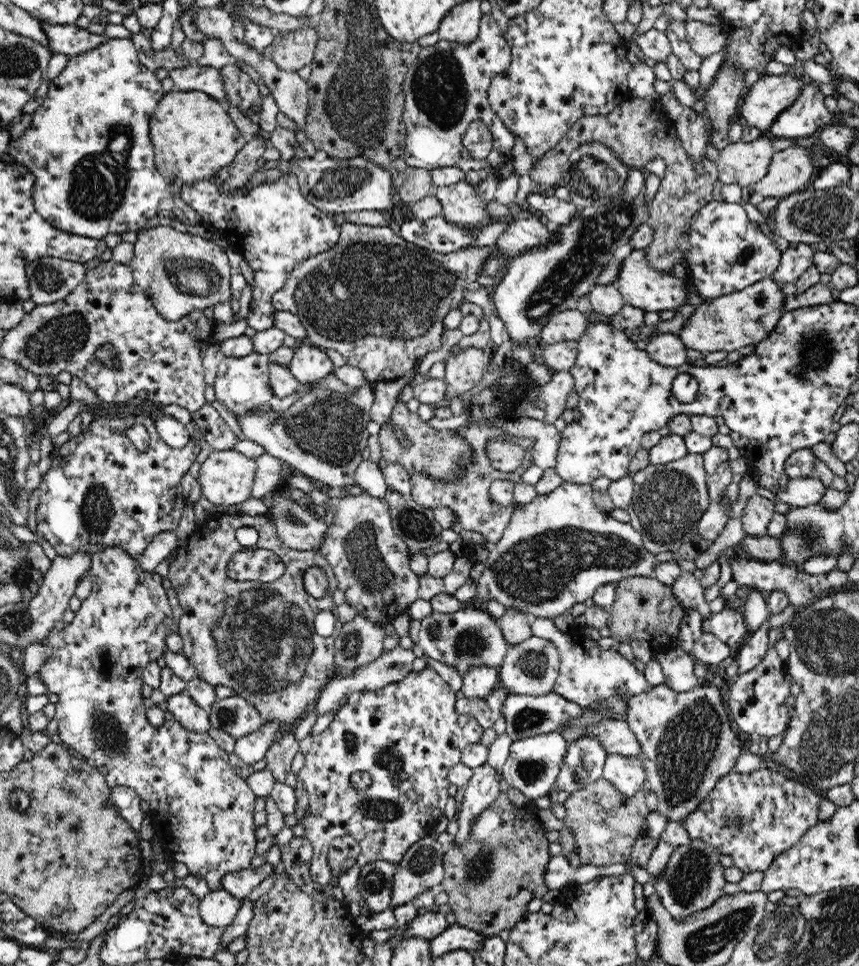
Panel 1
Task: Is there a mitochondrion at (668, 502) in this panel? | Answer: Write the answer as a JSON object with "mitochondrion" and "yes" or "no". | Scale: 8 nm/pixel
{"mitochondrion":"yes"}

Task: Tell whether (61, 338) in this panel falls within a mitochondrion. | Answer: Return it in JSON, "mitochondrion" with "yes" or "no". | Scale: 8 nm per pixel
{"mitochondrion":"yes"}

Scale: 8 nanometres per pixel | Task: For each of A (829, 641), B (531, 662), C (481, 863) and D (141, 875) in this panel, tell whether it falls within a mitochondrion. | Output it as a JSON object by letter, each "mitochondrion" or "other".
{"A":"mitochondrion","B":"mitochondrion","C":"mitochondrion","D":"other"}

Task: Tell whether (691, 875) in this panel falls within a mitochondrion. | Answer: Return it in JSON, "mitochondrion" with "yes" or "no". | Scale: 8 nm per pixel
{"mitochondrion":"yes"}

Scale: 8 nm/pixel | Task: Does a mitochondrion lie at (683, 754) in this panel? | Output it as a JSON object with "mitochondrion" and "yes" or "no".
{"mitochondrion":"yes"}

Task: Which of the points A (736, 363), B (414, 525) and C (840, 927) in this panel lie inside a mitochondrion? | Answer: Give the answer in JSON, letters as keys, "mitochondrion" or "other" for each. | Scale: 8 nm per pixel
{"A":"other","B":"mitochondrion","C":"mitochondrion"}

